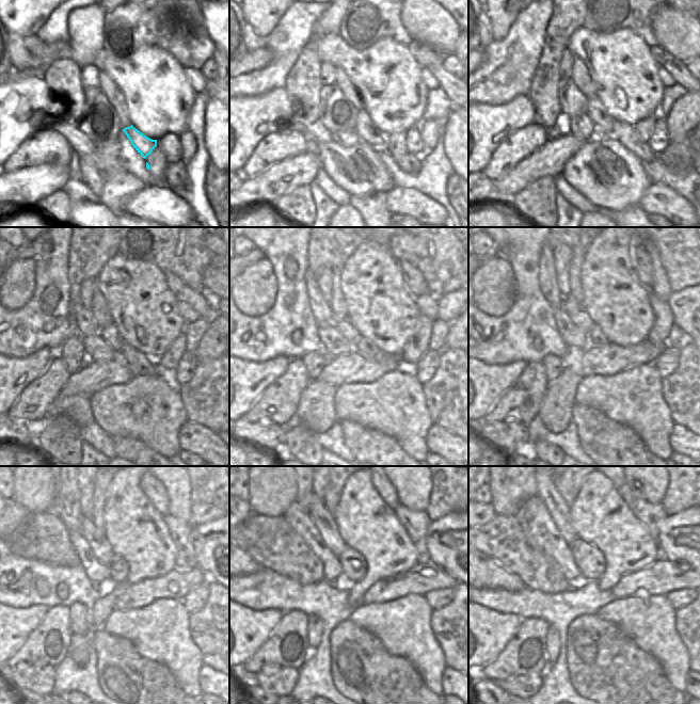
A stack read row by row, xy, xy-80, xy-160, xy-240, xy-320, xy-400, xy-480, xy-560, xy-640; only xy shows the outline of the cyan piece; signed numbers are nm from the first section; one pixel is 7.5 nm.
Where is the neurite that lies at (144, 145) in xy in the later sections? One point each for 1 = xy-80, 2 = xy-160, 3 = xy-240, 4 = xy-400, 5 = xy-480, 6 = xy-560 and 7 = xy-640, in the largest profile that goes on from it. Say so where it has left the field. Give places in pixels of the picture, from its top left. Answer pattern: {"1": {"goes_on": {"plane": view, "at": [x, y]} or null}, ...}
{"1": {"goes_on": {"plane": "xy-80", "at": [368, 132]}}, "2": {"goes_on": {"plane": "xy-160", "at": [603, 124]}}, "3": {"goes_on": {"plane": "xy-240", "at": [110, 333]}}, "4": {"goes_on": {"plane": "xy-400", "at": [576, 313]}}, "5": {"goes_on": {"plane": "xy-480", "at": [96, 538]}}, "6": {"goes_on": {"plane": "xy-560", "at": [321, 517]}}, "7": {"goes_on": {"plane": "xy-640", "at": [546, 491]}}}

